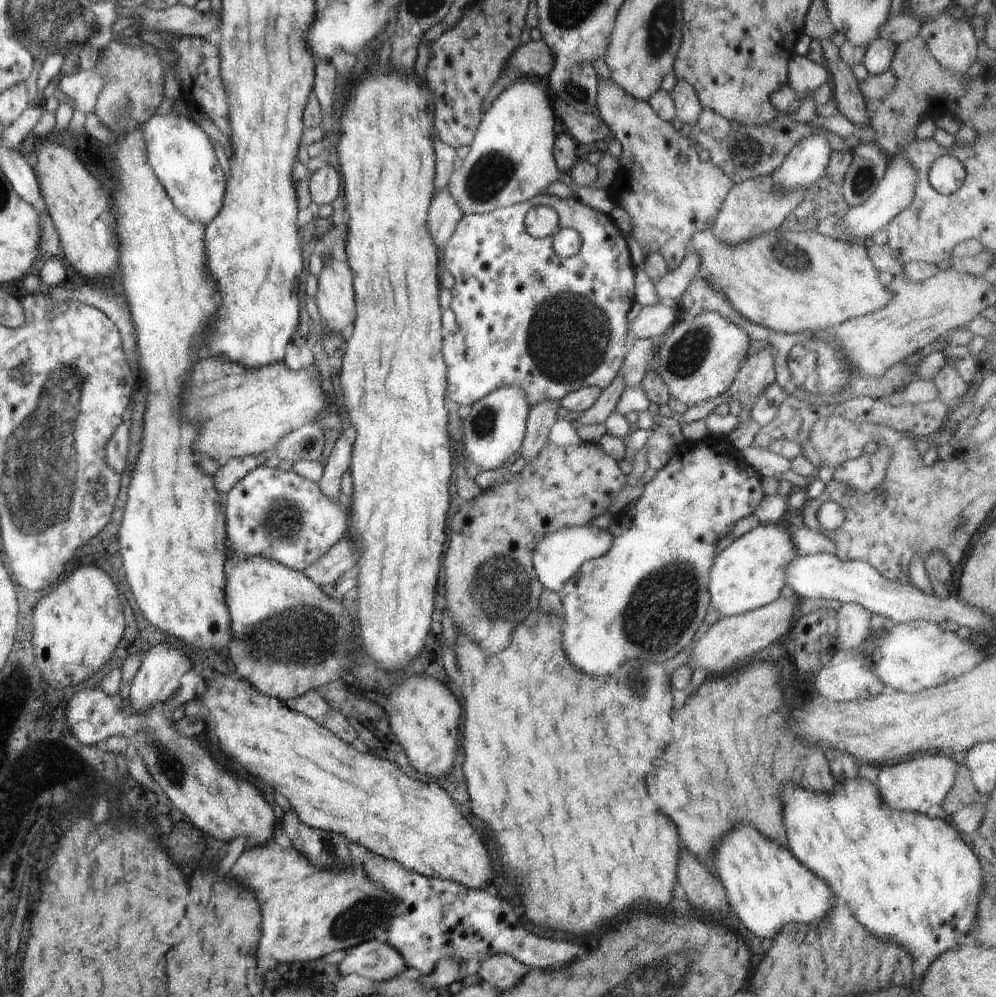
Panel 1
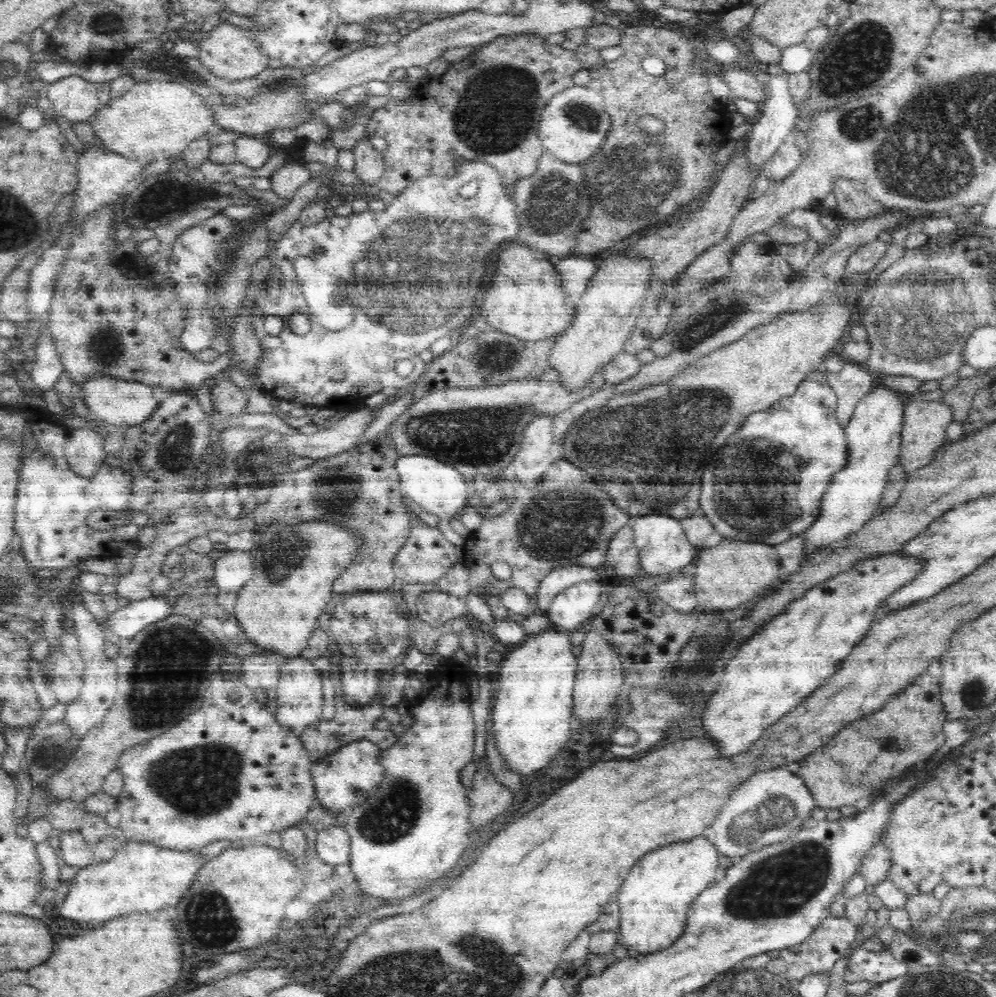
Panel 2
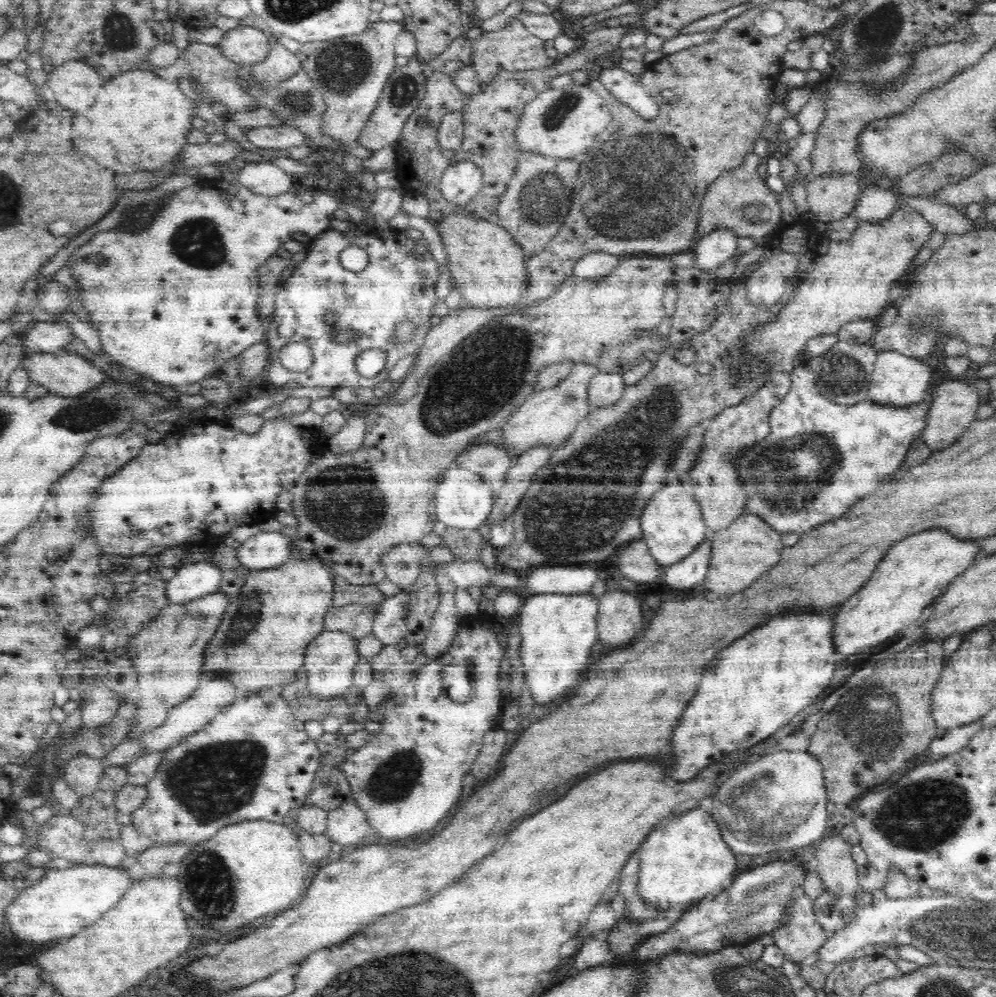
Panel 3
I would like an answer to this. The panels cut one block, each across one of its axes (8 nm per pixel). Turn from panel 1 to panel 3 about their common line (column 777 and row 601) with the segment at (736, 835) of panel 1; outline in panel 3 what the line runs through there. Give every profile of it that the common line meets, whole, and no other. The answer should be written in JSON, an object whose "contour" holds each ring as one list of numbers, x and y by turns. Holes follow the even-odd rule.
{"contour":[[926,530,924,534,896,542,872,578,838,610,832,632,836,652,852,656,894,637,904,626,918,620,922,610,946,592,948,584,972,564,976,554,978,546,974,542,960,542,942,530]]}

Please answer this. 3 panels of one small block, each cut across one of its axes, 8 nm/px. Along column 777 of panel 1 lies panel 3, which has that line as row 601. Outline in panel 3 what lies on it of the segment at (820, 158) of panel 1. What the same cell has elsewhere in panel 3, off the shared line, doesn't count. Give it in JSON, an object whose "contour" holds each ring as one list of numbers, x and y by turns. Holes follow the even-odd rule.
{"contour":[[201,561,179,567,173,578,166,581,168,602,178,604,218,591,222,569,214,563]]}

